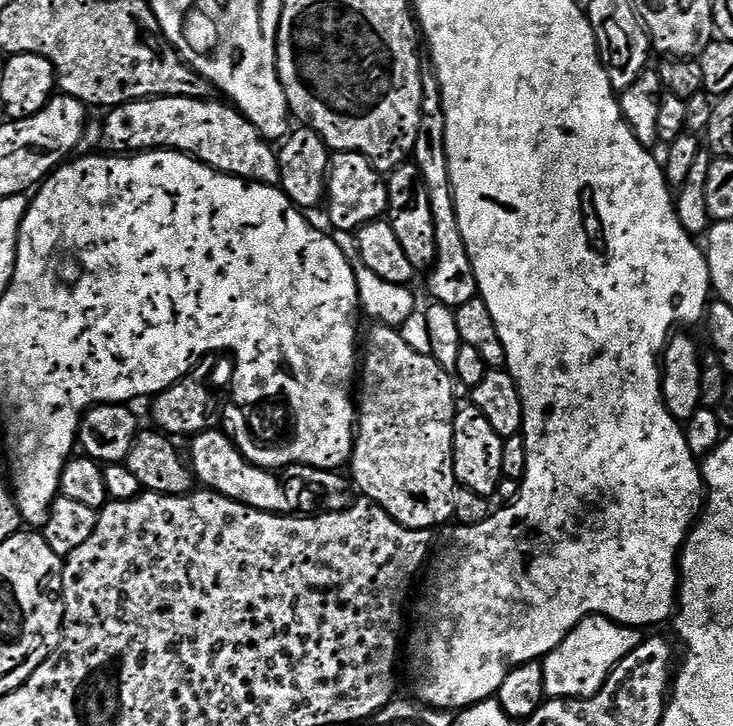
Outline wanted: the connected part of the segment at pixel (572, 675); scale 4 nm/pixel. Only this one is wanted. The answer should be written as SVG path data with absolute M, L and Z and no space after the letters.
M587 616L579 620L568 637L549 656L545 656L544 694L548 698L579 698L592 696L608 681L608 676L620 665L622 658L641 644L642 636L637 629L615 624L604 616Z

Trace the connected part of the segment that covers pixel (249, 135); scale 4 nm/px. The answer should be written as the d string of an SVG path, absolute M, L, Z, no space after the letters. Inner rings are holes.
M155 96L152 100L120 104L105 115L108 117L100 132L100 144L104 147L101 149L112 154L149 150L182 152L210 166L215 172L225 172L227 176L239 176L258 184L279 185L277 149L235 107L224 104L215 104L212 98L191 100L185 96Z

